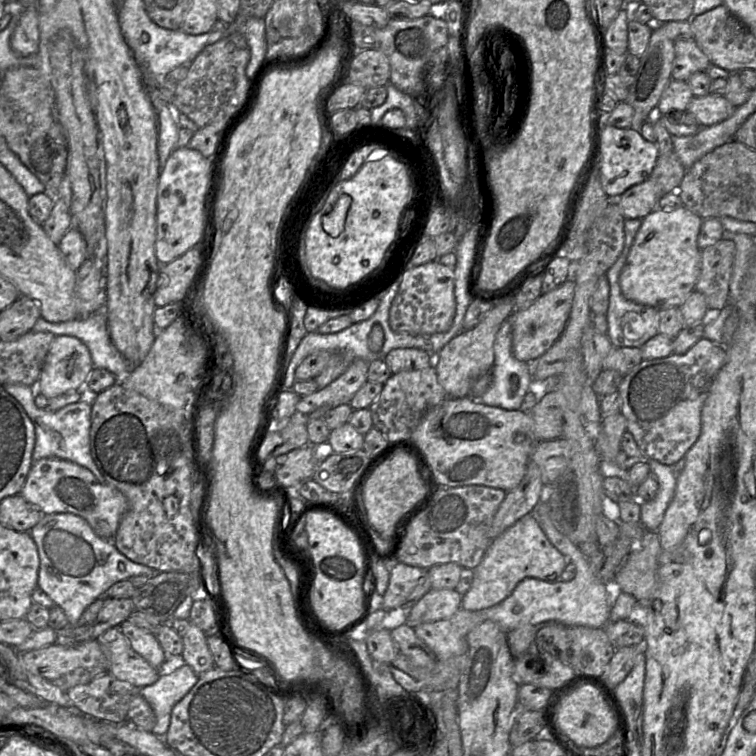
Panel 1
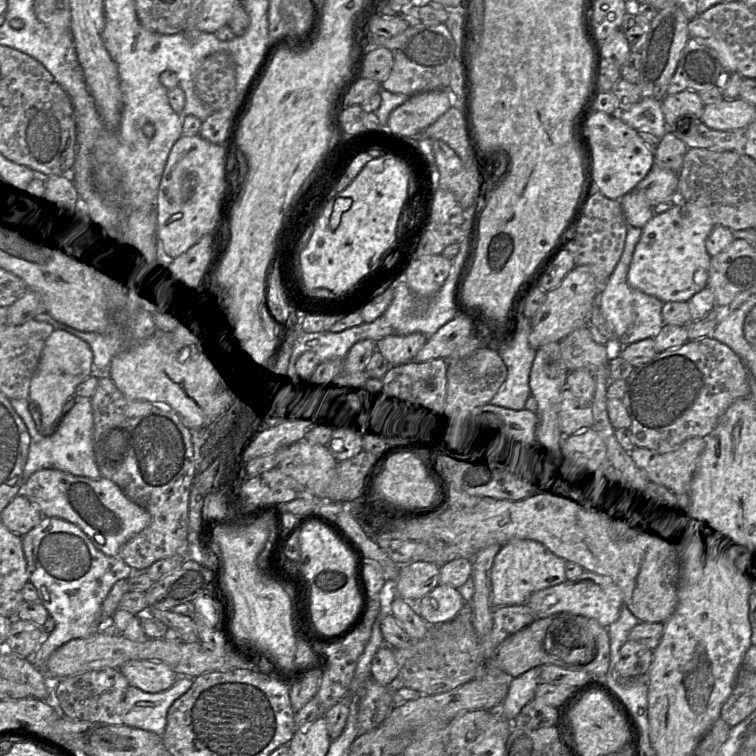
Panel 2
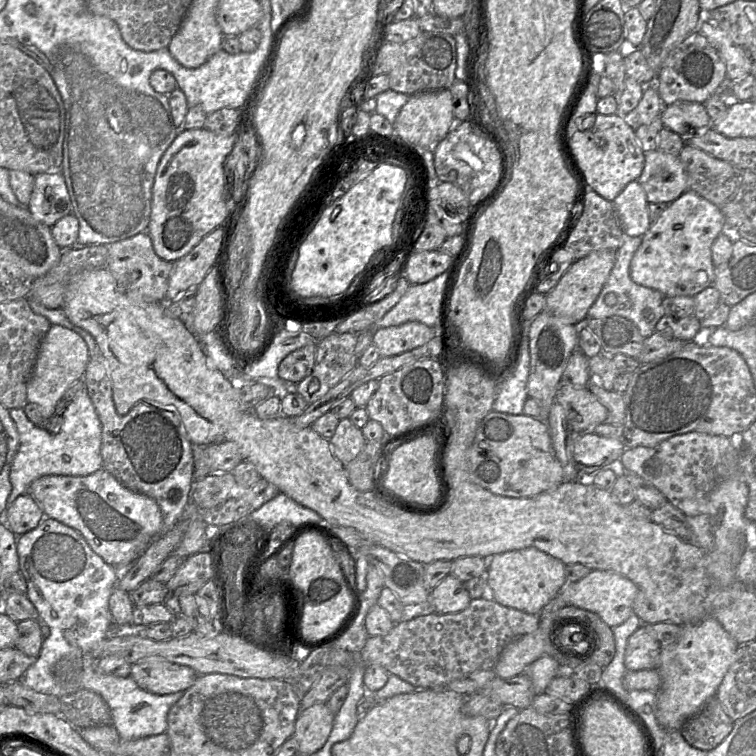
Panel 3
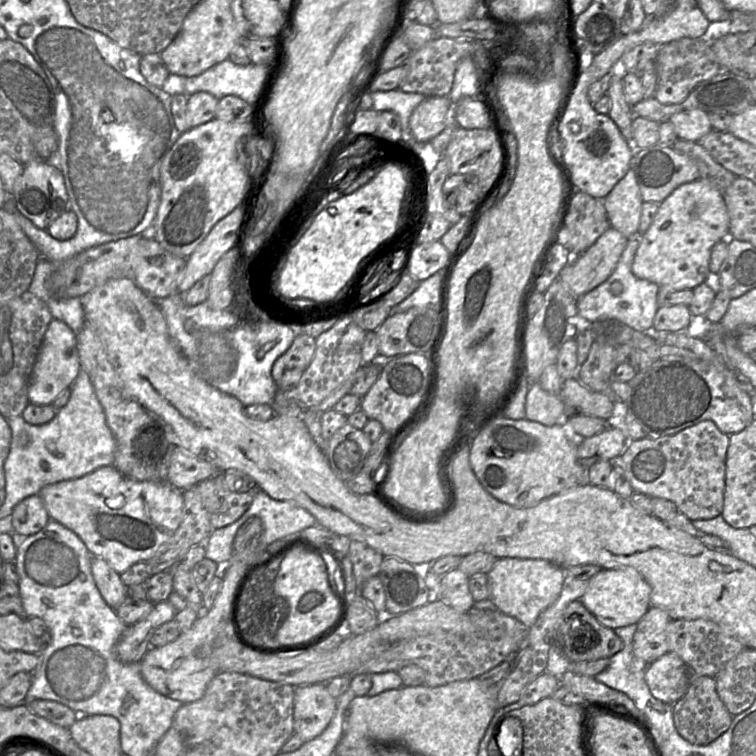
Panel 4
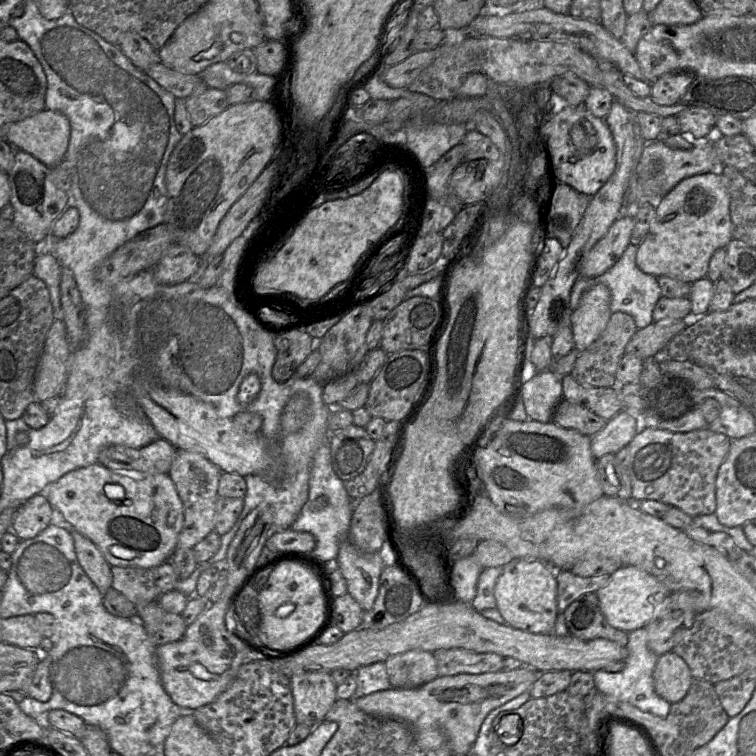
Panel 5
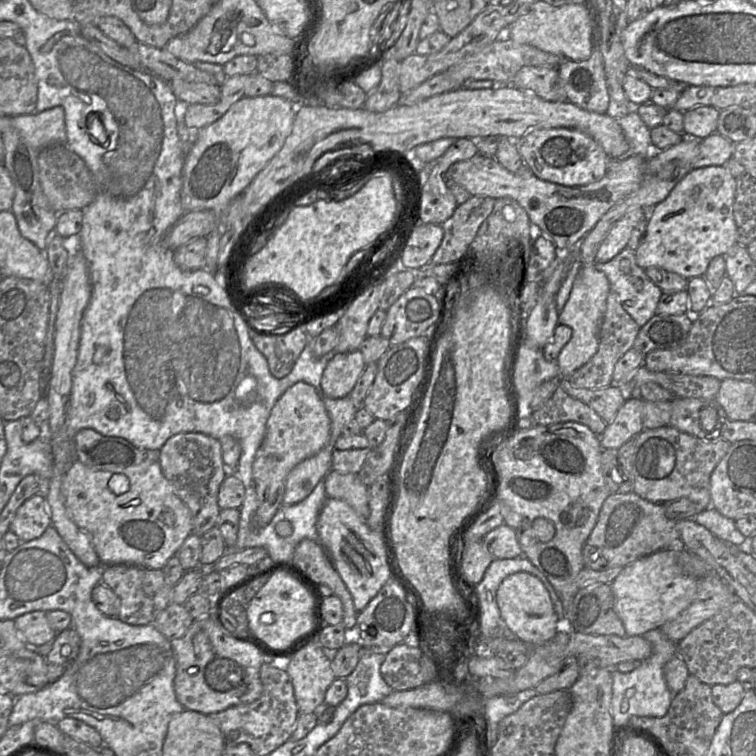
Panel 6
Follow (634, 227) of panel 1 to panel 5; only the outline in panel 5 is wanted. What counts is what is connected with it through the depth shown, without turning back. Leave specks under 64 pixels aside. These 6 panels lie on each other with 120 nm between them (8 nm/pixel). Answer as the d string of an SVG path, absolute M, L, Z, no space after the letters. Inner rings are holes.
M628 245L622 257L617 263L604 274L594 277L585 278L580 276L574 283L570 295L570 307L574 311L580 304L582 295L598 284L604 284L611 291L610 309L612 313L624 312L631 315L638 329L643 329L650 325L653 320L653 311L659 299L662 297L661 289L657 277L644 273L636 265L636 254L638 246Z

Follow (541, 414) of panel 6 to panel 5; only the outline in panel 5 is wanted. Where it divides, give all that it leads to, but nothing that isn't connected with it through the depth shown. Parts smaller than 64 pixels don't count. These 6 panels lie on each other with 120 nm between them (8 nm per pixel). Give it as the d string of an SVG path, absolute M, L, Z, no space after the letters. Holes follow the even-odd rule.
M562 399L556 406L552 421L565 429L573 429L586 436L601 431L607 421L584 406Z

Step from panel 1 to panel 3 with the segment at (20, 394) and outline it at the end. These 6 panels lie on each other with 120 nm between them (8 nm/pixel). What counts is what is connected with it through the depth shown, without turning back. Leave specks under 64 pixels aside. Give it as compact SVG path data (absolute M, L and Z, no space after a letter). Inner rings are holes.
M85 387L79 390L73 399L64 405L64 408L61 412L61 421L55 421L50 426L53 429L53 432L49 431L43 426L36 426L33 424L27 418L23 408L10 409L9 413L19 434L19 446L10 467L9 478L12 490L7 499L7 507L18 496L25 494L31 483L39 477L46 475L87 476L102 468L101 422Z

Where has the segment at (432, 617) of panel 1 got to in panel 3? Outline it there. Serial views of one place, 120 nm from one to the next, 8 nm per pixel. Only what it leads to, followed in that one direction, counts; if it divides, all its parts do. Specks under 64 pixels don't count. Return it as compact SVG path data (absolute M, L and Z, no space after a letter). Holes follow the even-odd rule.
M448 574L429 591L427 606L439 614L454 614L466 609L471 598L464 583Z

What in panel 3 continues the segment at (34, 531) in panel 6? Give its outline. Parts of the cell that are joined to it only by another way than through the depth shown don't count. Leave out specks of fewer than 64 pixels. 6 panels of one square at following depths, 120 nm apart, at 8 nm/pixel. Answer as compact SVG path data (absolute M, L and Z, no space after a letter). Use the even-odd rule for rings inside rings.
M28 493L18 496L5 509L9 529L15 535L22 535L36 528L45 518L39 504Z

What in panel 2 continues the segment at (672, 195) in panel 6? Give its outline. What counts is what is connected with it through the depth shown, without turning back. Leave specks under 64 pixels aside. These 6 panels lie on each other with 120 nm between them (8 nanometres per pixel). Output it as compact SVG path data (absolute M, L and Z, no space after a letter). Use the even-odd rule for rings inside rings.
M678 201L677 204L664 213L654 215L642 228L641 237L634 249L632 261L627 274L627 282L630 287L640 290L648 295L658 298L661 302L688 302L695 294L705 289L708 286L709 279L709 267L710 267L710 255L706 250L706 240L715 227L715 223L712 219L710 211L704 207L691 202Z

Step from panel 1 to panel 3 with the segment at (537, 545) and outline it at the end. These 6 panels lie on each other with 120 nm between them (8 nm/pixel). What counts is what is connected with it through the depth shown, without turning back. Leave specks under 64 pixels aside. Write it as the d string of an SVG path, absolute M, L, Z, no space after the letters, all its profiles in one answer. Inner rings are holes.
M534 547L494 555L487 561L489 596L503 606L538 615L567 584L565 567L559 559Z

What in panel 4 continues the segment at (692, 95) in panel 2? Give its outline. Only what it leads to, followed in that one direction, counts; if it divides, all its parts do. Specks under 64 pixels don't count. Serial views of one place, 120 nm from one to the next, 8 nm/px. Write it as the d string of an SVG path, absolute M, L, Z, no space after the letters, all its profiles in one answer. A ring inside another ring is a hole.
M701 109L683 110L673 114L669 121L679 139L699 142L713 128L709 115Z

